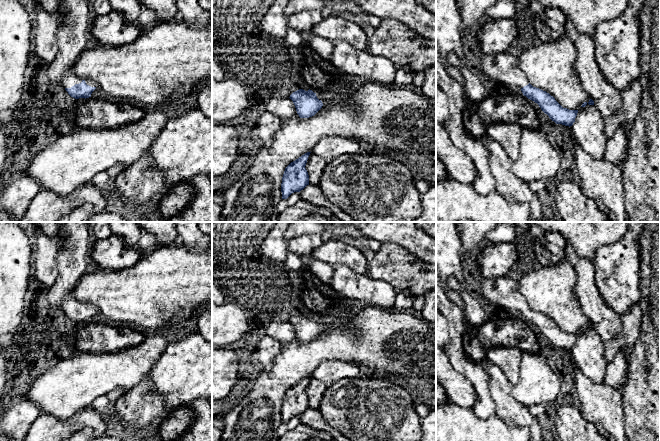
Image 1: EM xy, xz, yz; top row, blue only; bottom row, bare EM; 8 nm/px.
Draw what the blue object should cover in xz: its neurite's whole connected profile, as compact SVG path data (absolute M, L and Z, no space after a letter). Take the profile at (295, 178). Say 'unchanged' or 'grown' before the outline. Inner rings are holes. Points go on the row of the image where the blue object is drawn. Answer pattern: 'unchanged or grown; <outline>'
unchanged; M305 153L285 168L281 183L282 199L287 199L292 193L300 192L309 185L309 175L305 166L310 153Z

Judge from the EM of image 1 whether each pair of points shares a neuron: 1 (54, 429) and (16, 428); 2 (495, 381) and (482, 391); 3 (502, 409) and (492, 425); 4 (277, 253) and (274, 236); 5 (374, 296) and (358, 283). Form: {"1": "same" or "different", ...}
{"1": "different", "2": "different", "3": "different", "4": "same", "5": "same"}

